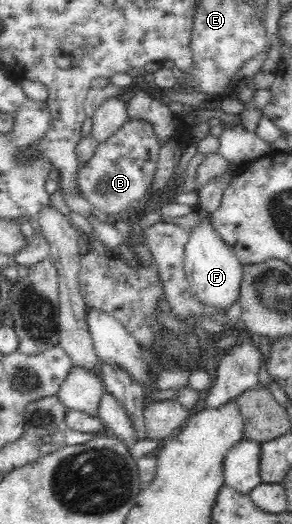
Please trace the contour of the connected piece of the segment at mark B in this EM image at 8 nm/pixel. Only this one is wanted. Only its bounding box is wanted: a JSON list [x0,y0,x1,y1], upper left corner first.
[76,119,160,217]

